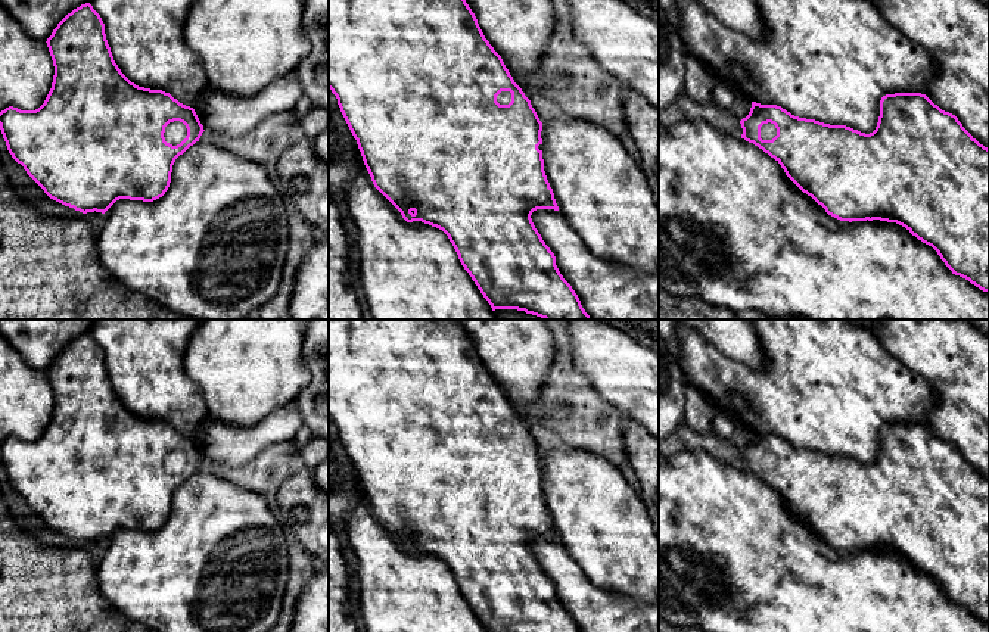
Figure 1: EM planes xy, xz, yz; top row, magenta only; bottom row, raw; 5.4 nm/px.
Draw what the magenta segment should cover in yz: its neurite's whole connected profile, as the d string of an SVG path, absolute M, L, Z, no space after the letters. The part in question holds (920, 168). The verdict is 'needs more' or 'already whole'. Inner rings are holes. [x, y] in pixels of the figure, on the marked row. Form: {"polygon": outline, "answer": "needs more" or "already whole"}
{"polygon": "M895 93L880 100L880 116L873 133L865 134L846 125L830 125L815 119L799 118L777 105L761 105L752 102L750 112L740 121L744 138L774 158L786 175L808 196L811 196L825 212L840 221L887 221L905 227L912 236L932 246L952 274L968 280L971 284L989 293L989 149L980 144L949 112L942 110L926 94Z", "answer": "needs more"}

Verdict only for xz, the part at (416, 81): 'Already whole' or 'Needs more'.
Needs more

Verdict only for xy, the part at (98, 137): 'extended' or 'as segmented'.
extended

